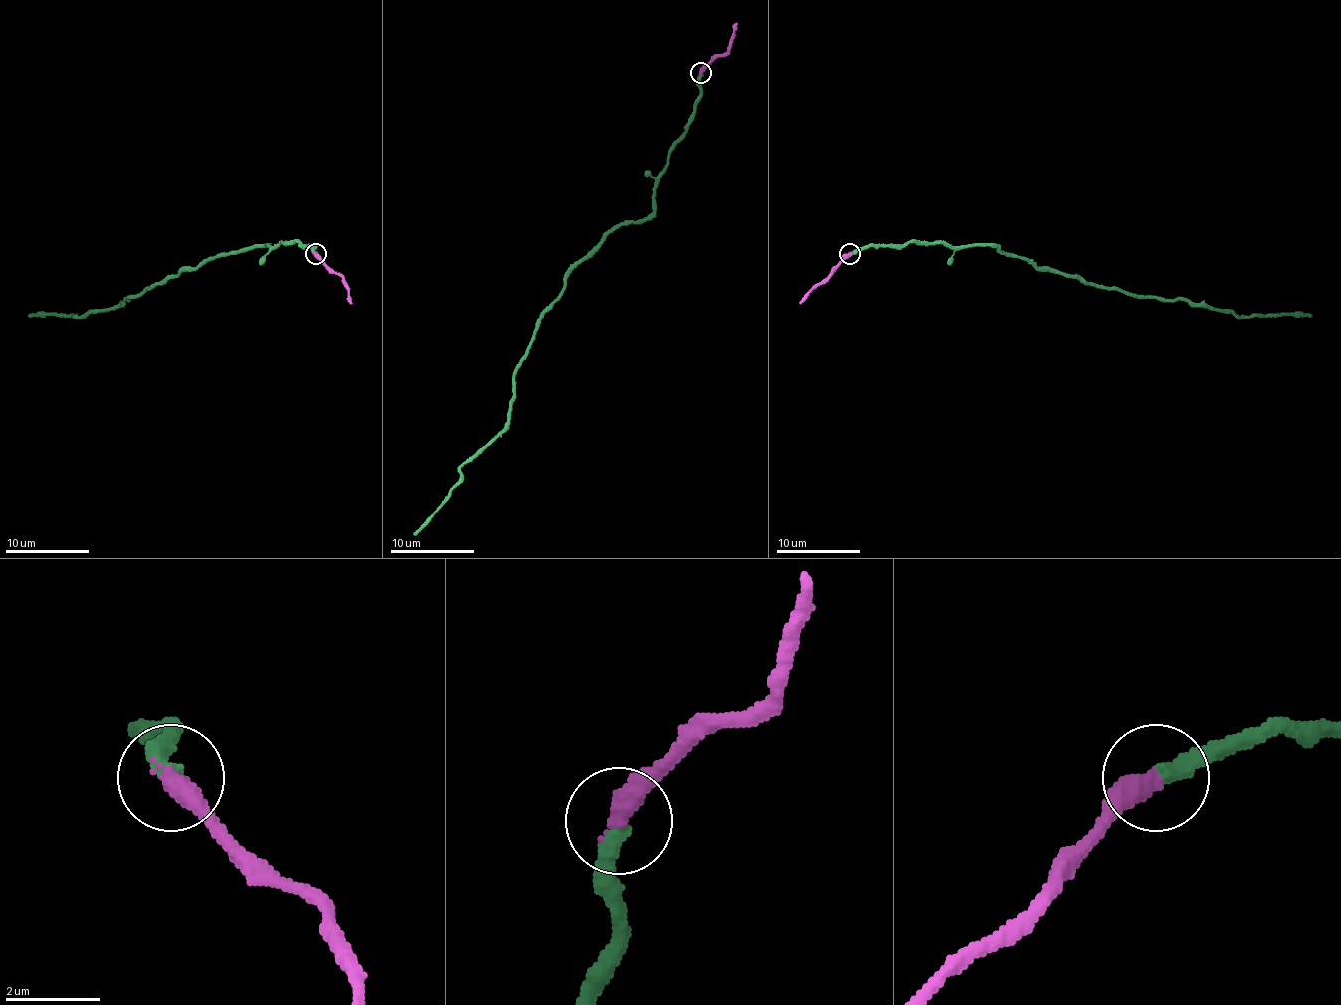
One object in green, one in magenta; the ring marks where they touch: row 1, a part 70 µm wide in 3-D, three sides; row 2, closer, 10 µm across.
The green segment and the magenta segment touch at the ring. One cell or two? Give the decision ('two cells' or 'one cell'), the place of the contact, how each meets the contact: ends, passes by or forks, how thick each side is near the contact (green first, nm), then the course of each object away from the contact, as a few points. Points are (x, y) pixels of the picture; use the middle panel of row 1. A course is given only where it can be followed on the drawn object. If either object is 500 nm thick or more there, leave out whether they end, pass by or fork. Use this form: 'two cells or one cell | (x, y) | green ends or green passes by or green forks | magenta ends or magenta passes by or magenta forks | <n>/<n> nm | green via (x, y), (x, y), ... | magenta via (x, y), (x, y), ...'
two cells | (701, 73) | green ends | magenta ends | 360/460 nm | green via (701, 72), (655, 209), (619, 224), (569, 274), (516, 371), (508, 424), (413, 535) | magenta via (701, 72), (728, 49), (737, 22)

